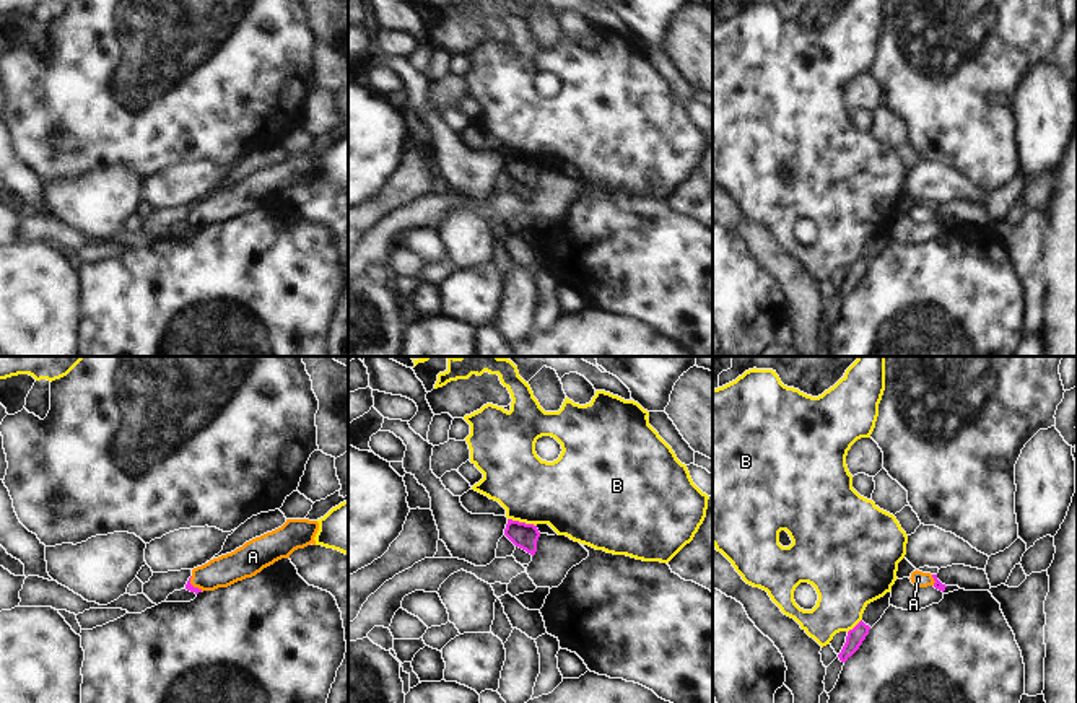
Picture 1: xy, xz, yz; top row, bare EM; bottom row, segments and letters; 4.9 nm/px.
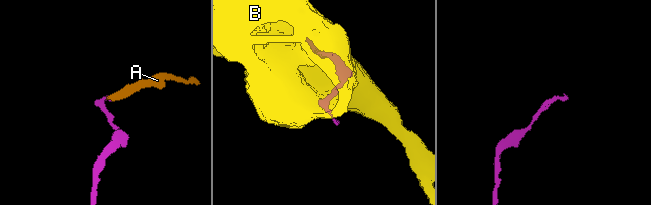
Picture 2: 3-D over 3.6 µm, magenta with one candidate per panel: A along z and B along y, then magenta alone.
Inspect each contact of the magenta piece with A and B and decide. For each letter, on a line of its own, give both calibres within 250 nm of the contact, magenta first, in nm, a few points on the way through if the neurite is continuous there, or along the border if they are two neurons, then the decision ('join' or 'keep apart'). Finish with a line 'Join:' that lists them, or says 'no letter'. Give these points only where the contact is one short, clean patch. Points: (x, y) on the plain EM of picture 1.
A: 40/150 nm | across xy (189, 222), (192, 222), (222, 207) | join
B: 130/340 nm | along xz (508, 153), (536, 161) | keep apart
Join: A

